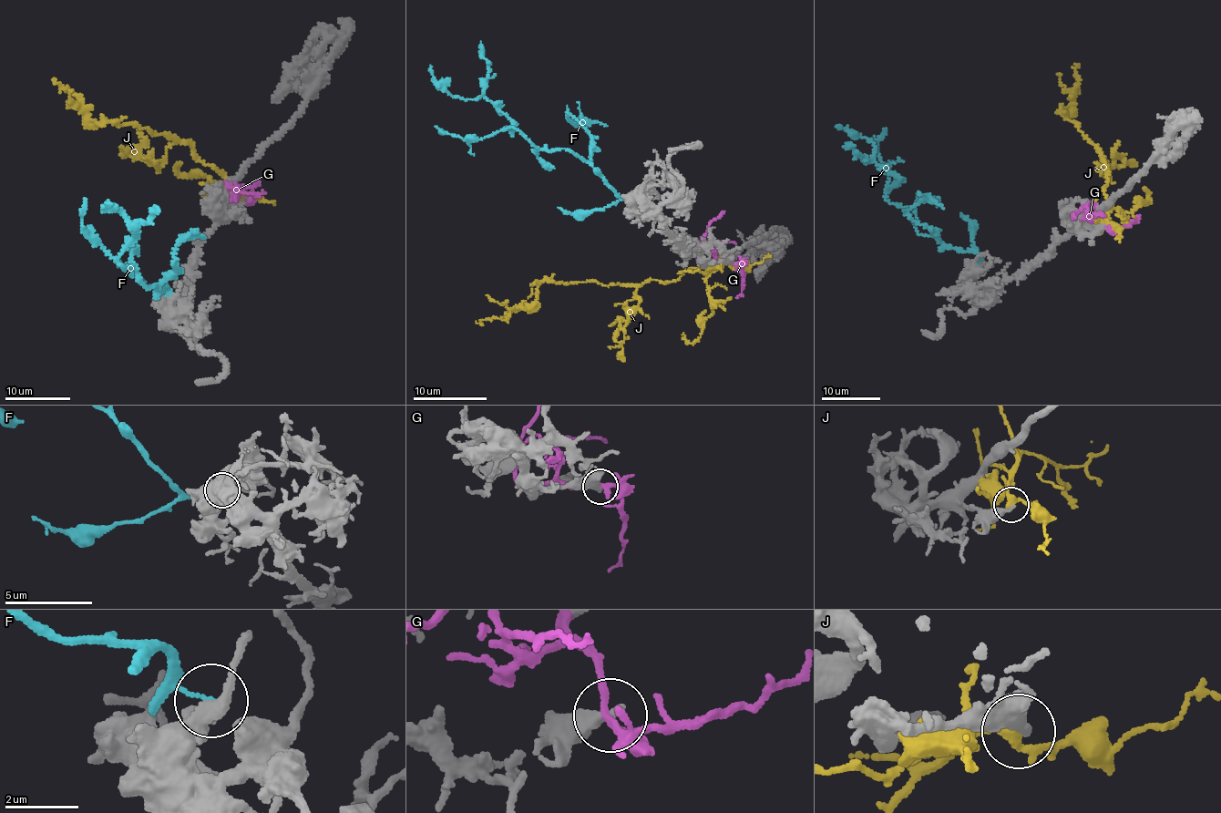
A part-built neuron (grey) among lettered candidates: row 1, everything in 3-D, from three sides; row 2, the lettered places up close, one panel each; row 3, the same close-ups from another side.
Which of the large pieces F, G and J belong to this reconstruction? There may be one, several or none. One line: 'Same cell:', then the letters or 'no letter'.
Same cell: no letter

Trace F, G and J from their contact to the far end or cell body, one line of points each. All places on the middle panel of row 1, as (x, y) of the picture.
F: (637, 196), (622, 198), (564, 149), (542, 150), (506, 129), (511, 120), (483, 96), (455, 97), (430, 65)
G: (733, 262), (717, 261), (714, 246), (702, 240), (709, 224), (724, 210)
J: (732, 263), (713, 270), (692, 268), (667, 283), (605, 286), (544, 281), (528, 306), (476, 321)

